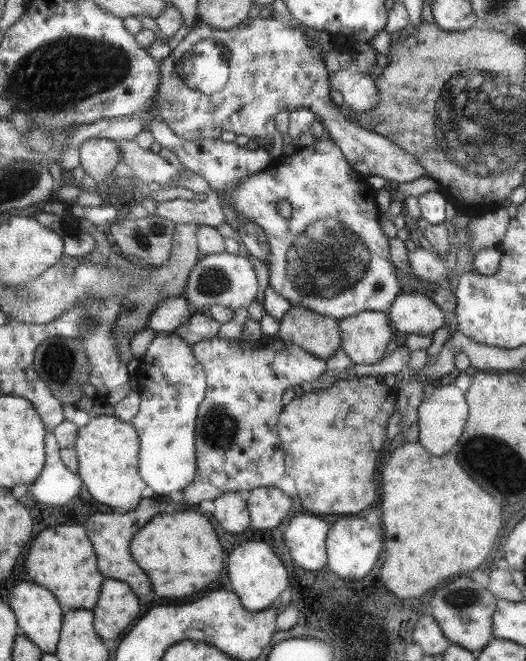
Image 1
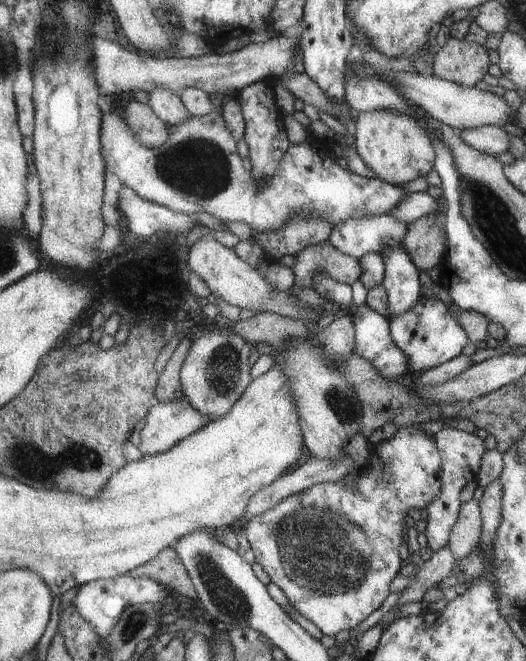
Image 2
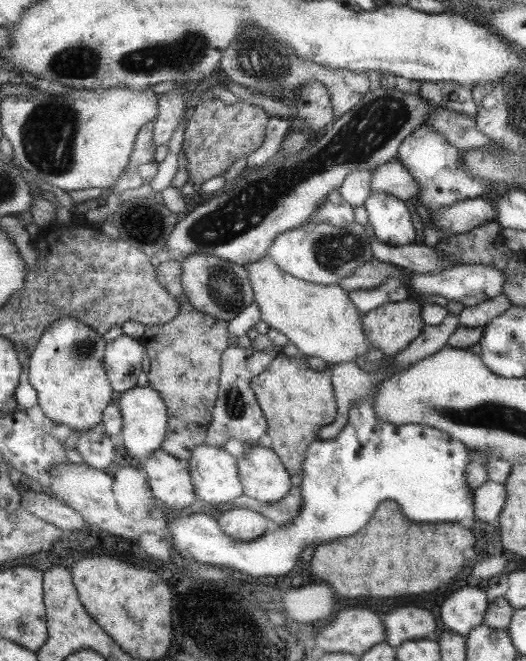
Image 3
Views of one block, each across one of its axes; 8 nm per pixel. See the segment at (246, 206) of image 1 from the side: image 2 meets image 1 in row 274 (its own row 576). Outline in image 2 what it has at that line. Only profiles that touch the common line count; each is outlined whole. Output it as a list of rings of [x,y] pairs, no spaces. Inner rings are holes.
[[[405,425],[397,428],[393,437],[379,443],[378,446],[370,451],[367,464],[360,466],[358,470],[358,480],[355,484],[355,490],[346,490],[339,482],[336,484],[324,482],[313,485],[308,489],[293,493],[292,495],[282,498],[278,503],[275,503],[269,510],[250,518],[244,525],[244,531],[251,550],[254,554],[254,562],[257,562],[261,568],[268,574],[270,582],[276,584],[287,597],[290,603],[301,616],[304,616],[309,622],[313,622],[322,634],[332,636],[339,630],[353,630],[353,626],[357,626],[361,620],[365,620],[373,610],[385,600],[387,592],[389,592],[389,582],[395,578],[401,560],[397,556],[397,542],[401,542],[401,530],[403,530],[403,514],[409,508],[425,508],[427,503],[431,503],[435,495],[441,490],[441,481],[439,480],[441,458],[434,443],[434,437],[431,435],[419,432],[416,425]]]

